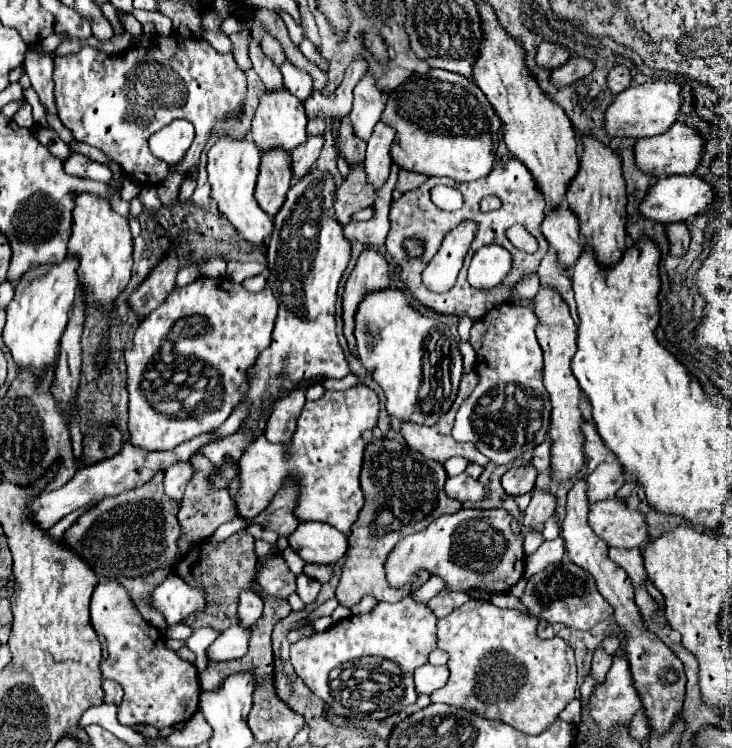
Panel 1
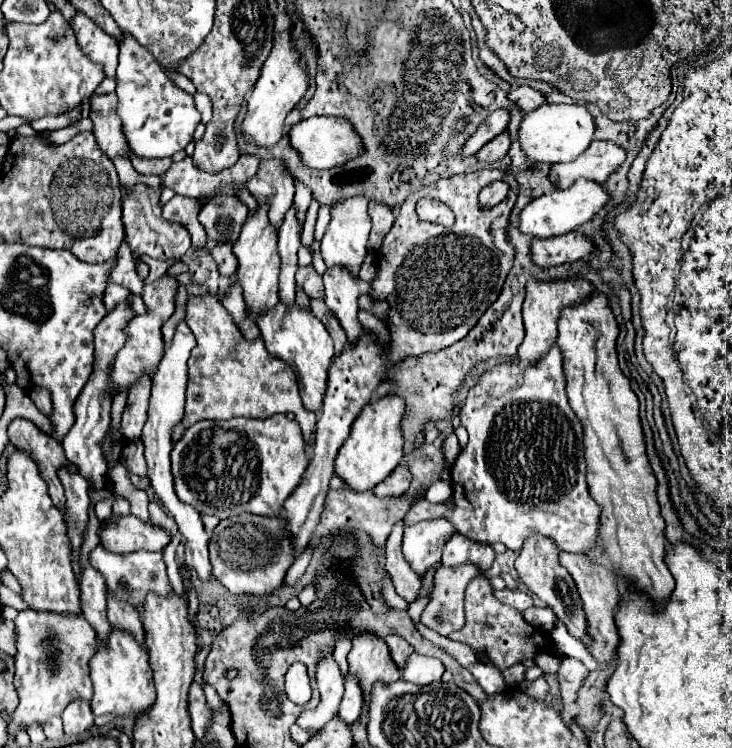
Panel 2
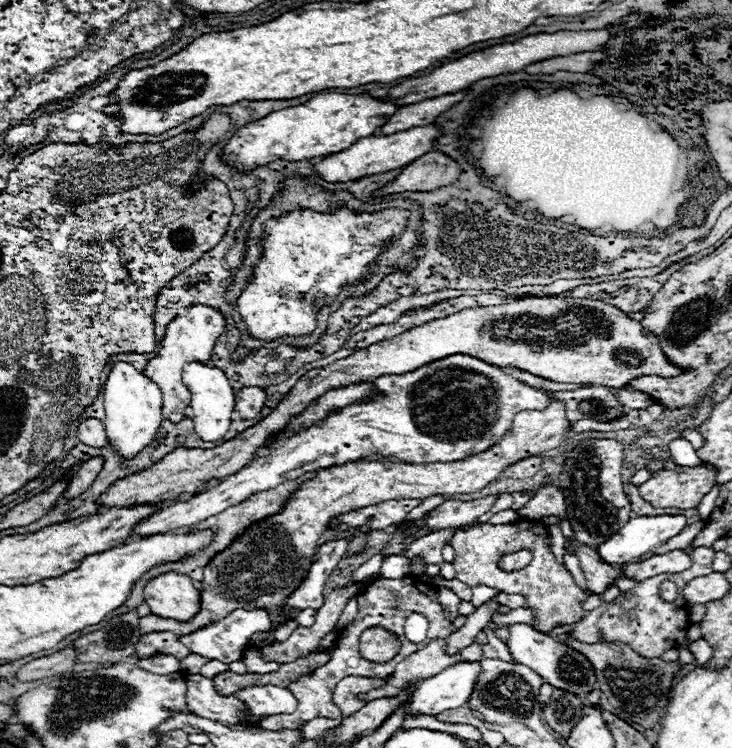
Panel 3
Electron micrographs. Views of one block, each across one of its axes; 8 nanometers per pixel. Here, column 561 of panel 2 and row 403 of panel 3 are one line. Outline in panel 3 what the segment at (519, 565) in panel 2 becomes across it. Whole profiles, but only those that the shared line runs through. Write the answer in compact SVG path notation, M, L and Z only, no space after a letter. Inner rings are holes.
M588 386L578 390L562 390L562 392L546 392L552 400L564 400L568 420L614 420L622 414L622 404L606 386Z

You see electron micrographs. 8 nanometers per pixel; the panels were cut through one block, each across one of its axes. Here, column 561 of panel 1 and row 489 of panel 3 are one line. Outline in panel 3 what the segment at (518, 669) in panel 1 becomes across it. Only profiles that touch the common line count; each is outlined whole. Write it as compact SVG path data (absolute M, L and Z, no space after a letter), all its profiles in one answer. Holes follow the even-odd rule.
M652 460L646 468L652 472L652 478L640 484L638 492L654 508L696 508L716 484L716 466L710 462L702 462L700 466L678 466L672 460Z

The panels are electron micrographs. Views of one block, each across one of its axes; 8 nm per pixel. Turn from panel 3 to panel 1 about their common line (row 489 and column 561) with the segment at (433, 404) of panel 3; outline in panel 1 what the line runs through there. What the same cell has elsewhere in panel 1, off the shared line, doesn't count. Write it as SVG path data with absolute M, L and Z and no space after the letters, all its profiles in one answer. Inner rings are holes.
M564 206L560 210L546 210L542 234L548 244L556 250L558 266L570 272L586 248L578 232L578 218L572 216L572 212Z

